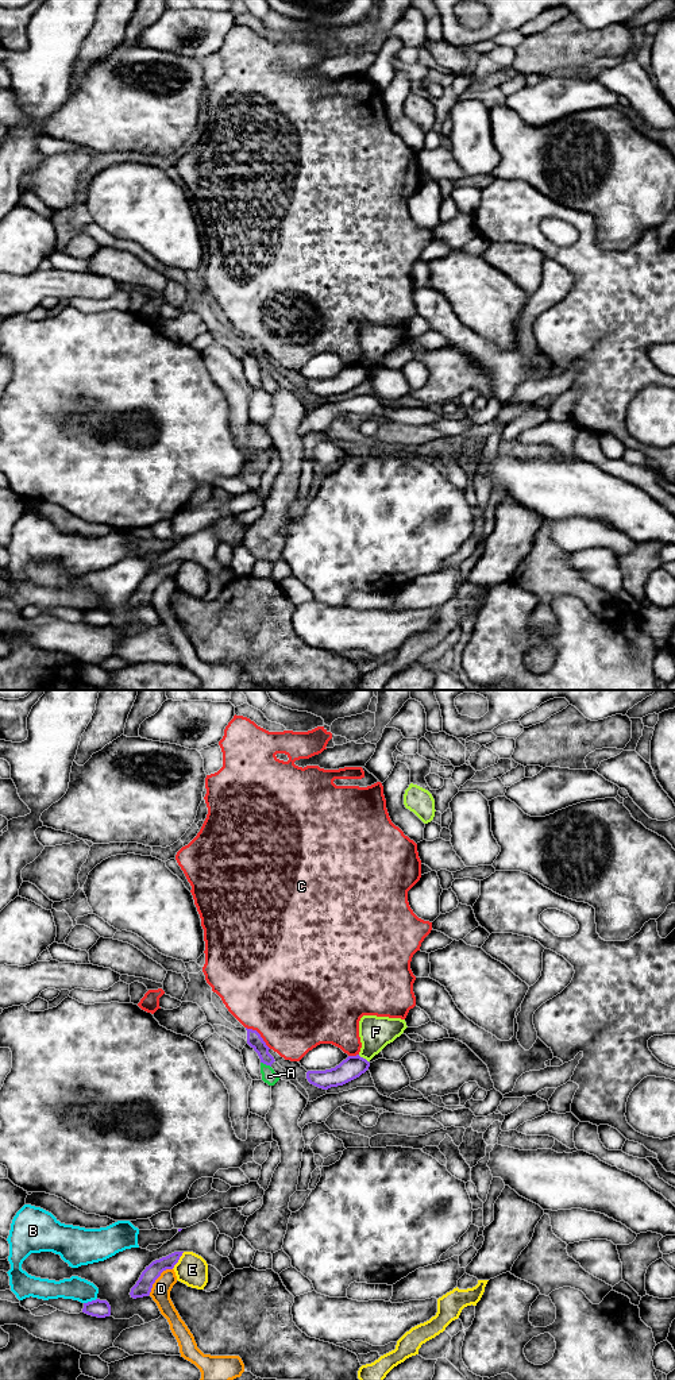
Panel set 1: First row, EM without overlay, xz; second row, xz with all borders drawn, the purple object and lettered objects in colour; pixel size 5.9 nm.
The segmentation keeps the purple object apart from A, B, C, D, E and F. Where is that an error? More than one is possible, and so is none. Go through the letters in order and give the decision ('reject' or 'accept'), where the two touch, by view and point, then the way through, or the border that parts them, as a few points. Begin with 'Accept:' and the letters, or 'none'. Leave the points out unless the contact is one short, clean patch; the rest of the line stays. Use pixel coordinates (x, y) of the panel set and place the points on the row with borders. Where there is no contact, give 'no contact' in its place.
Accept: none
A: reject; contact xz (266, 1064); border xz (261, 1062), (270, 1067)
B: reject; contact xz (89, 1302)
C: reject; contact xz (259, 1034)
D: reject; contact xz (157, 1278); border xz (172, 1268), (166, 1268), (161, 1274), (149, 1294)
E: reject; contact xz (178, 1259)
F: reject; contact xz (362, 1057); border xz (358, 1055), (367, 1062)

